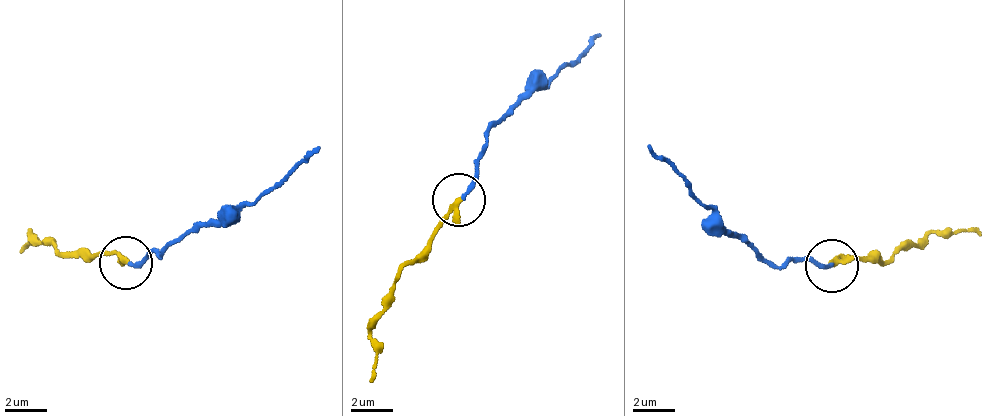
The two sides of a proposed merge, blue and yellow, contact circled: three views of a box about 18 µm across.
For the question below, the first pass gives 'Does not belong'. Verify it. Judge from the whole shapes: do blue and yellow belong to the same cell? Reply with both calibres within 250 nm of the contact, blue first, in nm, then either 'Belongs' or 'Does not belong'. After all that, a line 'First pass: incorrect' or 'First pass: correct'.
Thickness 190 nm (blue) against 280 nm. Belongs
First pass: incorrect

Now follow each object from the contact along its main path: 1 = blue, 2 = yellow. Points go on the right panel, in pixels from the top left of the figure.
1: (831, 262), (763, 264), (697, 201), (650, 146)
2: (830, 264), (858, 256), (887, 262), (967, 228), (982, 237)

